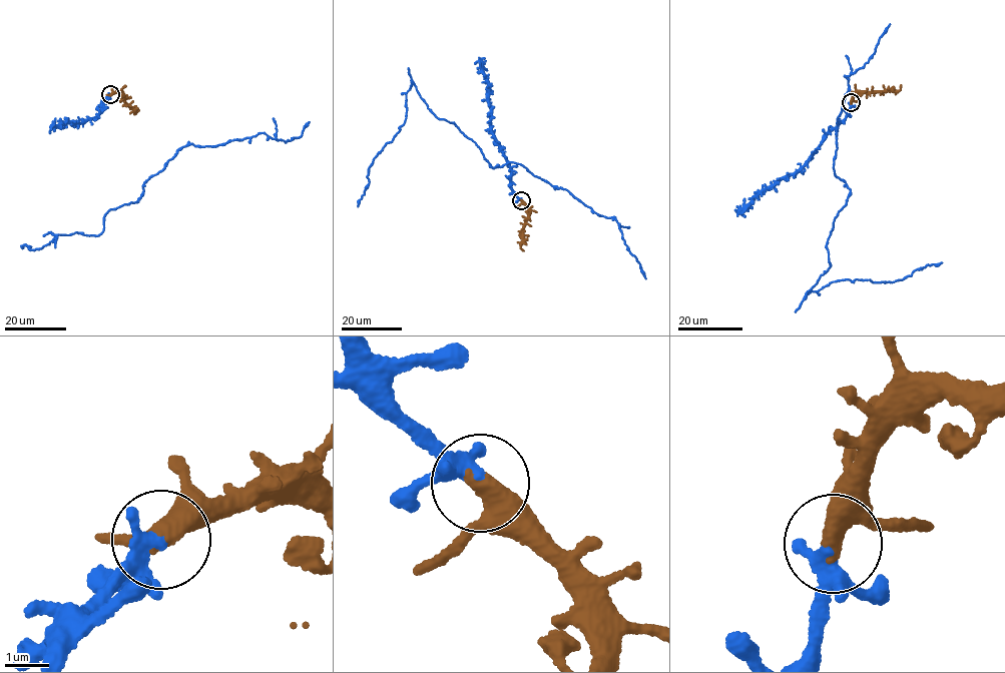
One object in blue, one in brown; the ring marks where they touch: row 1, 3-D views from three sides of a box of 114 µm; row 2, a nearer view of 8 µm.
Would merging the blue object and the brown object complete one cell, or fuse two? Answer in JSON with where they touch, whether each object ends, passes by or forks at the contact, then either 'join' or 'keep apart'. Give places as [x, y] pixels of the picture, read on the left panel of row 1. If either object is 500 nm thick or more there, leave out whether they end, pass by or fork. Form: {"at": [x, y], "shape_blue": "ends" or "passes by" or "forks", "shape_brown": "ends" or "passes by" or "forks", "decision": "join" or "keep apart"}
{"at": [110, 94], "shape_blue": "forks", "shape_brown": "passes by", "decision": "join"}

